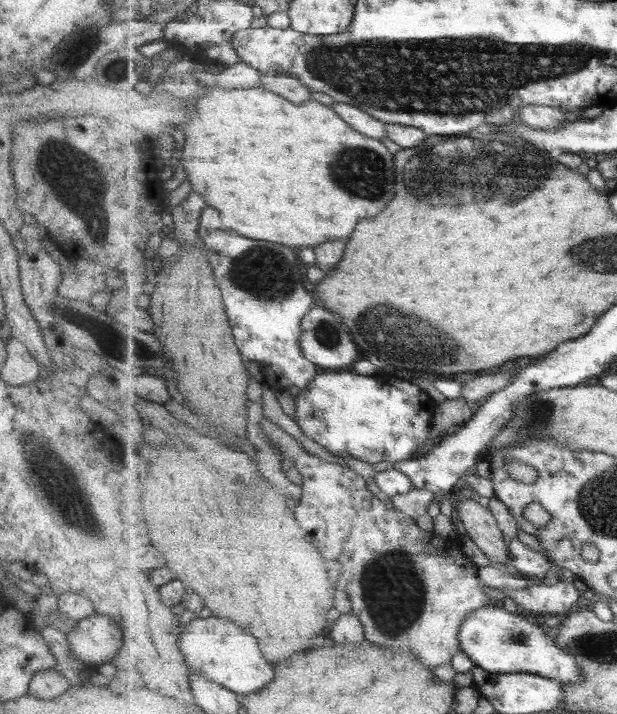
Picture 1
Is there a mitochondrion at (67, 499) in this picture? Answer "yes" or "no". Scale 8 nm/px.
yes

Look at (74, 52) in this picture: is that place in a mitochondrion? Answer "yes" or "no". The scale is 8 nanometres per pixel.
yes

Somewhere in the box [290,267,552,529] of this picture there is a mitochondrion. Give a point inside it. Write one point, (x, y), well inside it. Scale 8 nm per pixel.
(423, 345)

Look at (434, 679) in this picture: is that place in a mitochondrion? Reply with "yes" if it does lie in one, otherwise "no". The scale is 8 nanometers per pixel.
no

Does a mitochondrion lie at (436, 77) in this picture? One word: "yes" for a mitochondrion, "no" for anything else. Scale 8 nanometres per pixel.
yes

